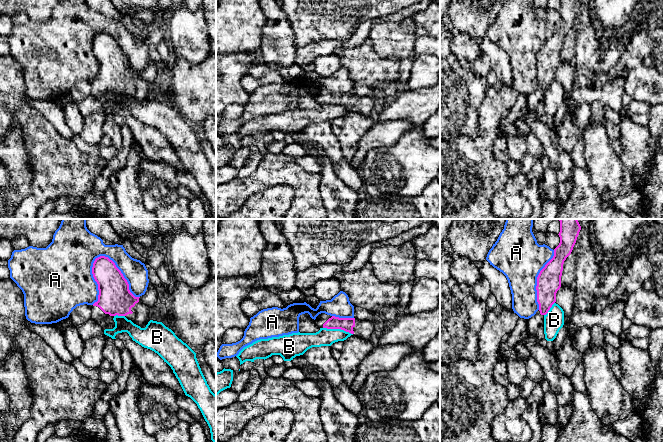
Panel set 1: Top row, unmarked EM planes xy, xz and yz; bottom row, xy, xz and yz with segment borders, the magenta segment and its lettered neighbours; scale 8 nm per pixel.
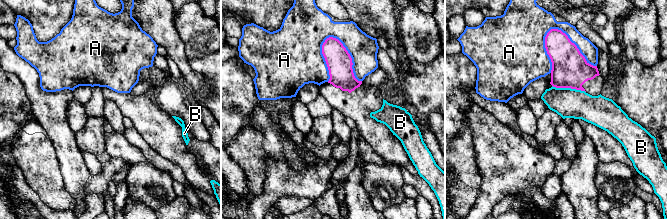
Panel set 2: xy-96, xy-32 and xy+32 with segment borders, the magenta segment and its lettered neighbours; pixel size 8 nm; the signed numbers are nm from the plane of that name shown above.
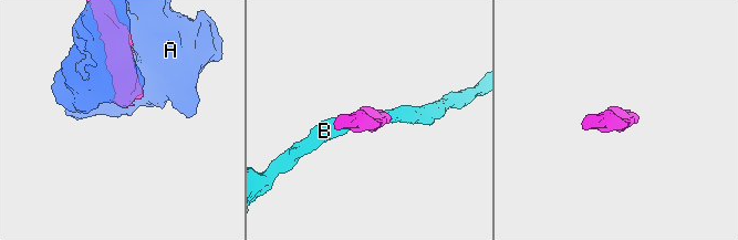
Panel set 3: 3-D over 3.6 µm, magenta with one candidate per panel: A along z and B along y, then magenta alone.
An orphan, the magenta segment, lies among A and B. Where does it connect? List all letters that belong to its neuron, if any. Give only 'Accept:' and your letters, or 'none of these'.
Accept: none of these

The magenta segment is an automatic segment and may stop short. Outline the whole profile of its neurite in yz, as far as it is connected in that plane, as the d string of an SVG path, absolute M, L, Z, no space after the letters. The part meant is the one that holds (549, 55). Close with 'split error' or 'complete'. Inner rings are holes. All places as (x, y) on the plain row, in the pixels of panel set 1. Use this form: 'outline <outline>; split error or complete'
outline M560 0L560 19L554 25L553 34L537 53L537 78L539 86L527 95L527 107L535 114L545 115L544 92L556 78L556 69L561 63L563 40L571 30L581 6L580 0Z; split error

